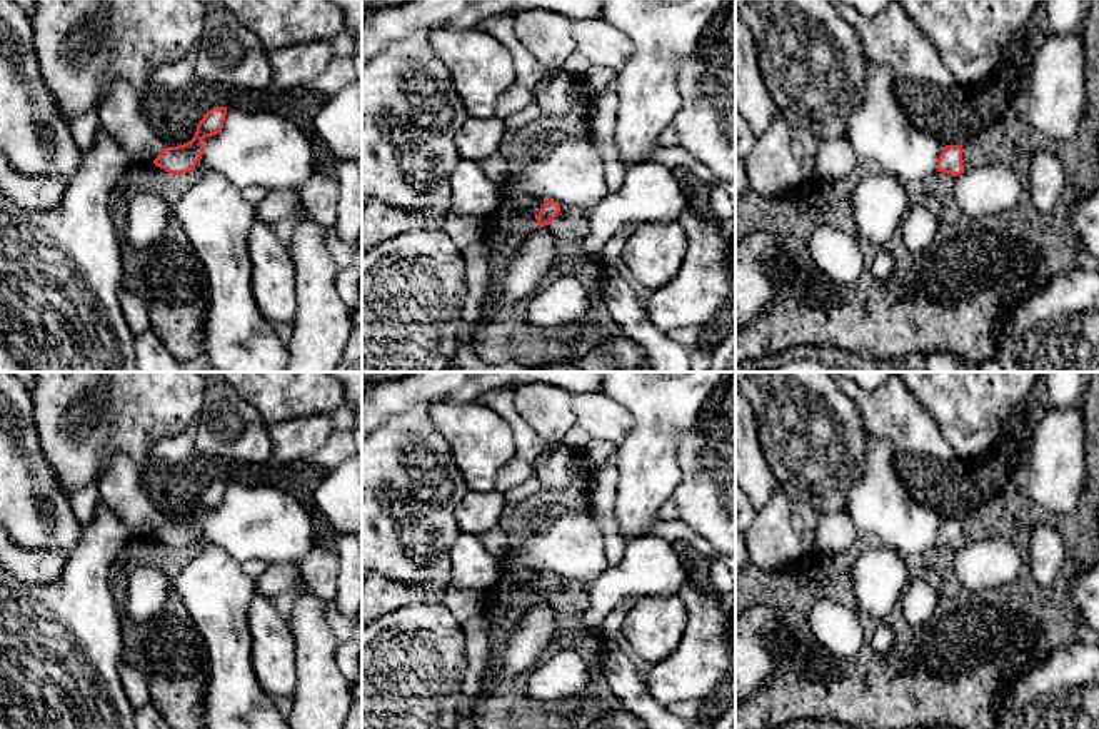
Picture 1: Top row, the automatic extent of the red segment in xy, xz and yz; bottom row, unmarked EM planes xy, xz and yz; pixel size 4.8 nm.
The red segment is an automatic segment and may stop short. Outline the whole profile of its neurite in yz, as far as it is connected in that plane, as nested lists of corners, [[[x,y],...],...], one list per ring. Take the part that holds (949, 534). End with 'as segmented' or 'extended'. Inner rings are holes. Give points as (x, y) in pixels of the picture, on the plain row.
[[[946,519],[937,532],[937,545],[951,547],[954,551],[964,545],[962,519]]] | as segmented

